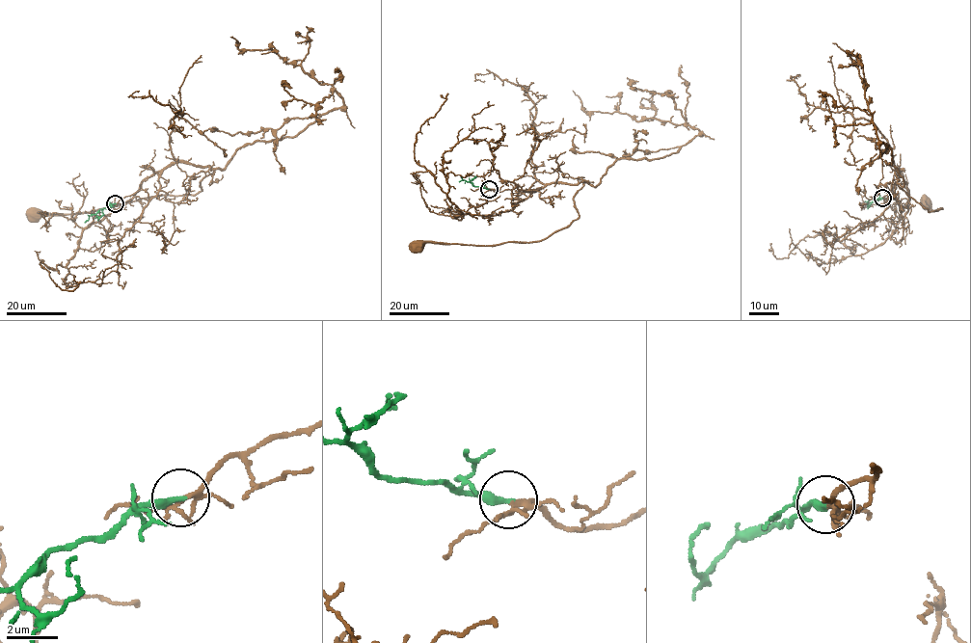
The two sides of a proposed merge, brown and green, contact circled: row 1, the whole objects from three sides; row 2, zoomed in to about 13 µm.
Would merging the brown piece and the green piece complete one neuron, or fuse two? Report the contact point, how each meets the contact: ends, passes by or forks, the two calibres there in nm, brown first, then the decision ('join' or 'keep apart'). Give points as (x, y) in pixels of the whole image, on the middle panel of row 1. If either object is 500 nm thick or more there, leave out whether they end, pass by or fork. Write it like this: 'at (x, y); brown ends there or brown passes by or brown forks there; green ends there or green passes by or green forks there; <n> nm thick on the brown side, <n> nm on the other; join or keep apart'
at (489, 189); brown forks there; green ends there; 140 nm thick on the brown side, 280 nm on the other; join

